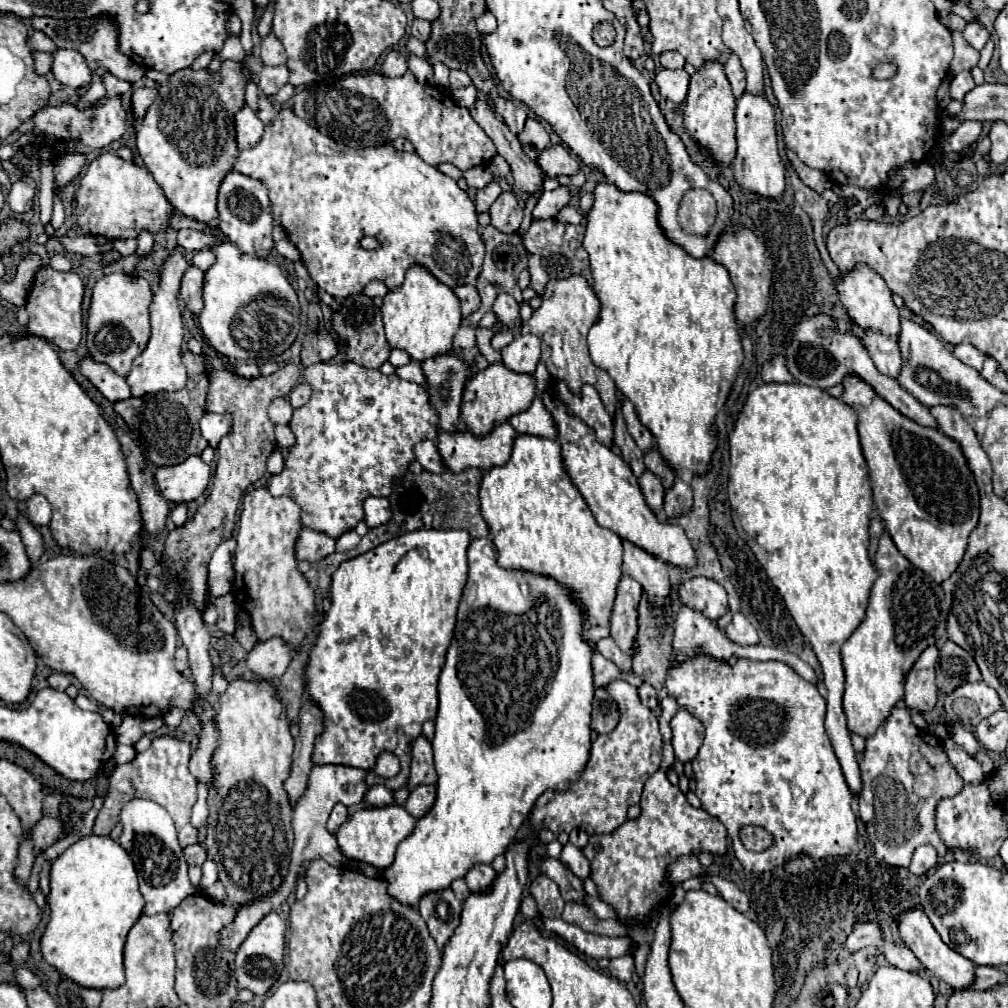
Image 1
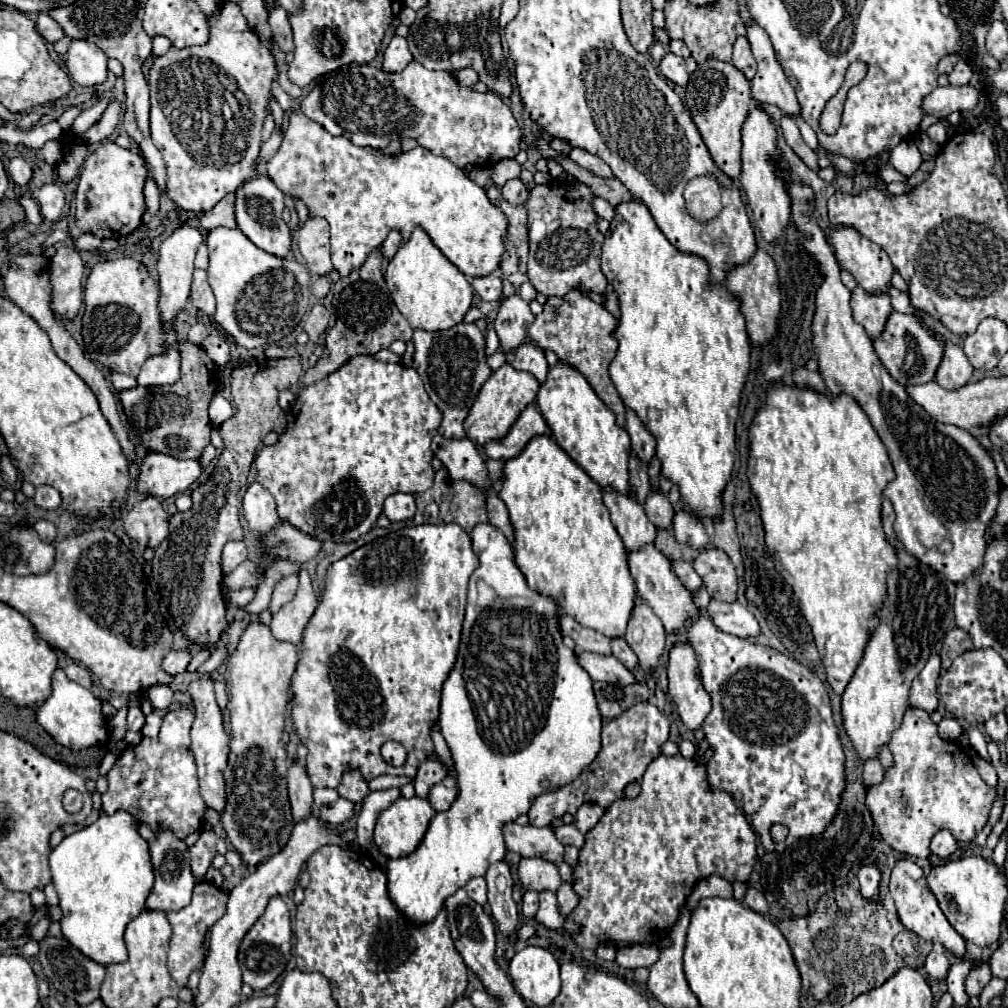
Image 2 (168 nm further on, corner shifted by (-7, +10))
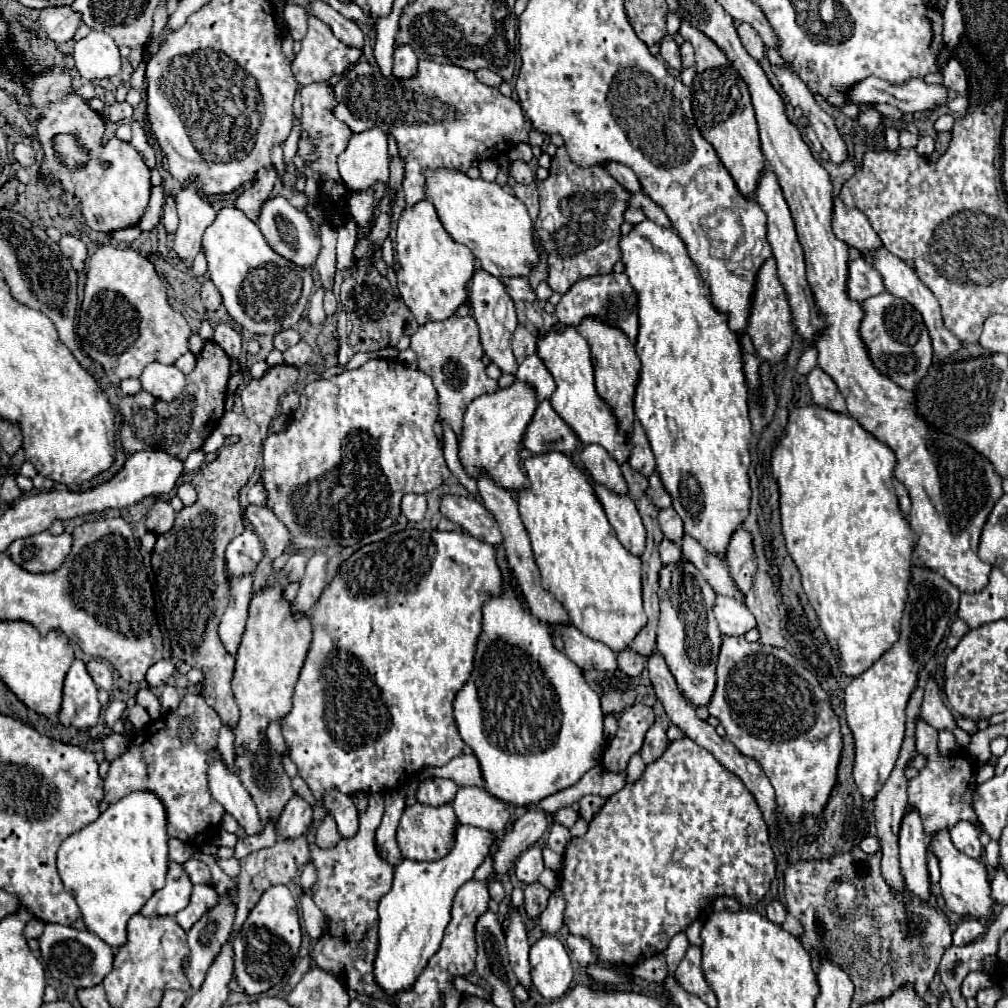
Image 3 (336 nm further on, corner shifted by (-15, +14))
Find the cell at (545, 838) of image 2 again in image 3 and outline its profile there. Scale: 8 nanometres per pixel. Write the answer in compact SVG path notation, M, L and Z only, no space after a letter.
M459 786L451 806L457 814L457 820L463 824L487 828L493 832L505 832L513 824L507 806L497 798L491 798L487 790L479 786Z

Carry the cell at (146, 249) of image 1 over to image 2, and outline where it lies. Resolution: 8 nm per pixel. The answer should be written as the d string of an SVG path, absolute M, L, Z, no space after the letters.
M147 178L145 182L145 204L147 204L147 210L155 216L159 210L159 188L153 178Z

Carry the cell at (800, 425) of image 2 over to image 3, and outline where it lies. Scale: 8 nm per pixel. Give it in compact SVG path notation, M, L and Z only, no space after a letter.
M815 404L791 410L787 426L783 430L783 438L771 450L771 476L777 480L777 486L779 486L781 532L783 532L783 538L785 538L787 552L793 558L793 562L795 562L799 574L801 574L803 590L809 598L809 604L815 608L815 612L819 616L821 630L825 632L831 646L835 646L843 674L853 676L853 678L863 674L867 668L871 668L873 662L877 662L881 658L881 654L897 642L899 622L901 622L901 614L903 614L903 602L907 600L907 578L909 578L909 570L911 570L911 554L913 554L913 544L915 544L915 532L911 530L909 522L903 518L899 504L897 504L897 494L895 494L895 488L893 488L895 466L897 466L895 452L885 442L877 440L871 432L867 432L851 414L833 412L829 408L815 406Z

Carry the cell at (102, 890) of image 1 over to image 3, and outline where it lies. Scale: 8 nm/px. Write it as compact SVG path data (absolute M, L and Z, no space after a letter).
M131 792L59 846L57 870L77 900L85 928L113 950L127 944L127 920L165 886L167 840L165 810L159 798L151 792Z

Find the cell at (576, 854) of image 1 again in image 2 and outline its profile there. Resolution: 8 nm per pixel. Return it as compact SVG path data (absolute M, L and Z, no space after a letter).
M563 824L563 826L555 828L555 836L561 844L571 844L577 848L583 846L583 834L575 828L575 824Z

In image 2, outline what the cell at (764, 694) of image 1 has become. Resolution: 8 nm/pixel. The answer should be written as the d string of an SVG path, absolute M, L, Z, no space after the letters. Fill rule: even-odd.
M653 544L643 546L643 550L627 550L627 560L629 572L637 582L639 596L659 616L665 632L677 634L685 630L685 638L697 652L701 680L713 704L711 714L703 720L705 738L715 748L713 758L707 762L711 788L725 790L735 798L735 802L751 820L753 830L761 836L765 850L785 850L799 838L821 834L837 814L841 792L845 788L845 754L837 736L823 682L809 668L777 650L771 650L769 646L751 644L745 638L717 630L709 616L701 616L701 612L693 606L689 590L679 582L679 578L675 578L669 560ZM773 824L783 824L789 828L785 842L773 842L769 834Z

